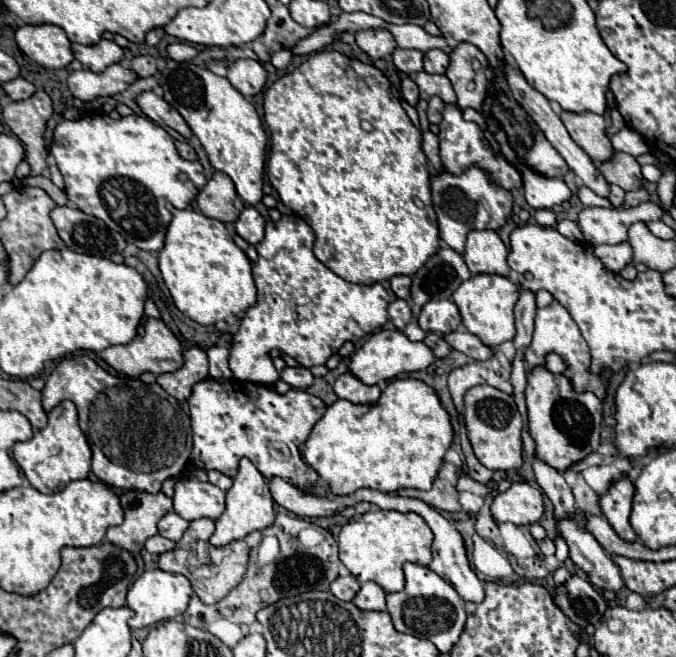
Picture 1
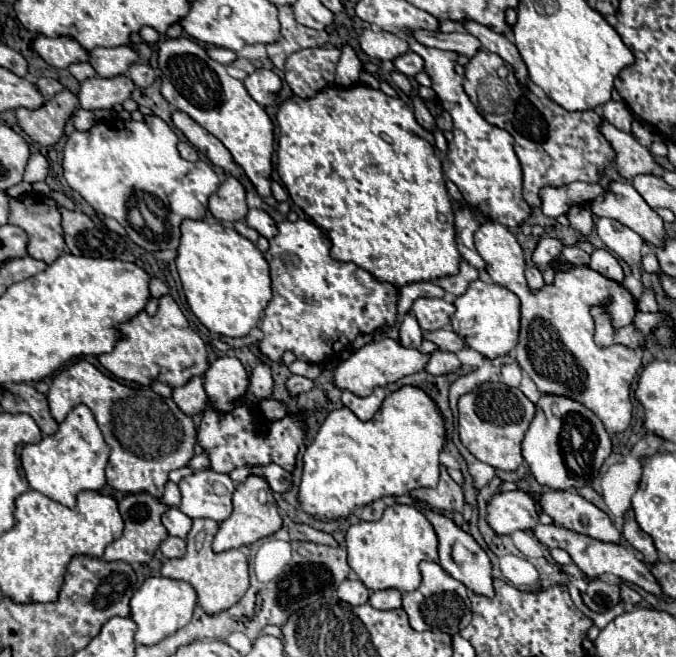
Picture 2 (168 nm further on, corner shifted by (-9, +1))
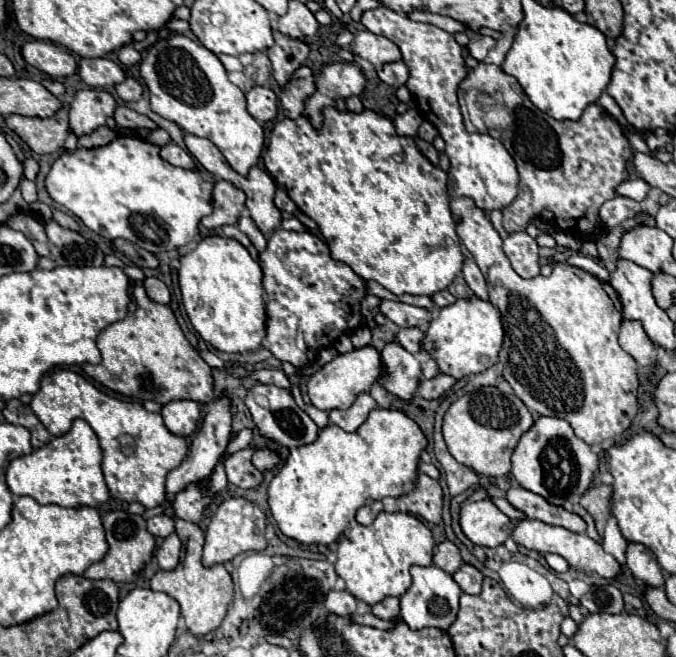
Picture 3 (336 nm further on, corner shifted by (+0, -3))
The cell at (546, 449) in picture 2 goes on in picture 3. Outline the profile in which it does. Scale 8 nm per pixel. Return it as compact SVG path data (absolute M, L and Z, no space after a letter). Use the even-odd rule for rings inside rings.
M538 417L534 425L520 437L512 453L512 475L528 491L542 495L548 503L572 509L576 499L590 487L600 457L588 443L576 439L572 427L564 419Z

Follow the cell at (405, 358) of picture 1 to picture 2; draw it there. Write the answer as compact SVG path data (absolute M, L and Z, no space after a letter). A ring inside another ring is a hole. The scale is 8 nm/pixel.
M385 337L381 341L367 343L365 347L355 351L347 361L339 363L335 373L333 373L333 385L339 387L341 391L351 391L357 397L367 397L367 395L371 395L371 391L375 387L391 385L391 383L399 381L401 377L405 377L405 375L421 371L427 361L429 361L429 355L423 355L417 349L401 347L395 339Z

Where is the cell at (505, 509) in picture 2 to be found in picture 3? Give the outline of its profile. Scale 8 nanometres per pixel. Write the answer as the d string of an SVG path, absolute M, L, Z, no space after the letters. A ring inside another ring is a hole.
M484 499L478 503L462 505L460 525L464 535L472 543L484 547L498 547L516 529L516 519L510 519L490 499Z

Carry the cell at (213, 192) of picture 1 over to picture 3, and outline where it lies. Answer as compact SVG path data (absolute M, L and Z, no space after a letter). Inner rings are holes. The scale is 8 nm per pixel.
M216 179L214 199L212 199L214 211L202 219L202 225L206 229L216 229L222 225L236 225L240 211L244 209L244 201L246 201L246 195L236 185L224 179Z

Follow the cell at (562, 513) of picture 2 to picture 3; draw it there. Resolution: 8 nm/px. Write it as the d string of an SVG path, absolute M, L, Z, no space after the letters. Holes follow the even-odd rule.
M522 487L508 489L506 499L516 509L524 511L528 515L528 519L538 519L548 525L558 525L558 527L564 527L574 533L586 533L586 521L580 515L576 515L574 511L568 511L564 507L556 507L556 505L548 503L542 495L536 495L528 489L522 489Z

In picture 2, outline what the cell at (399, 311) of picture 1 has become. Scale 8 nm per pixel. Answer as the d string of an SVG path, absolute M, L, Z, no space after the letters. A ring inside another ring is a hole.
M409 313L405 315L405 319L399 325L399 343L403 347L413 347L413 349L419 349L423 343L421 327L417 325L417 319L413 319L413 315L409 315Z

